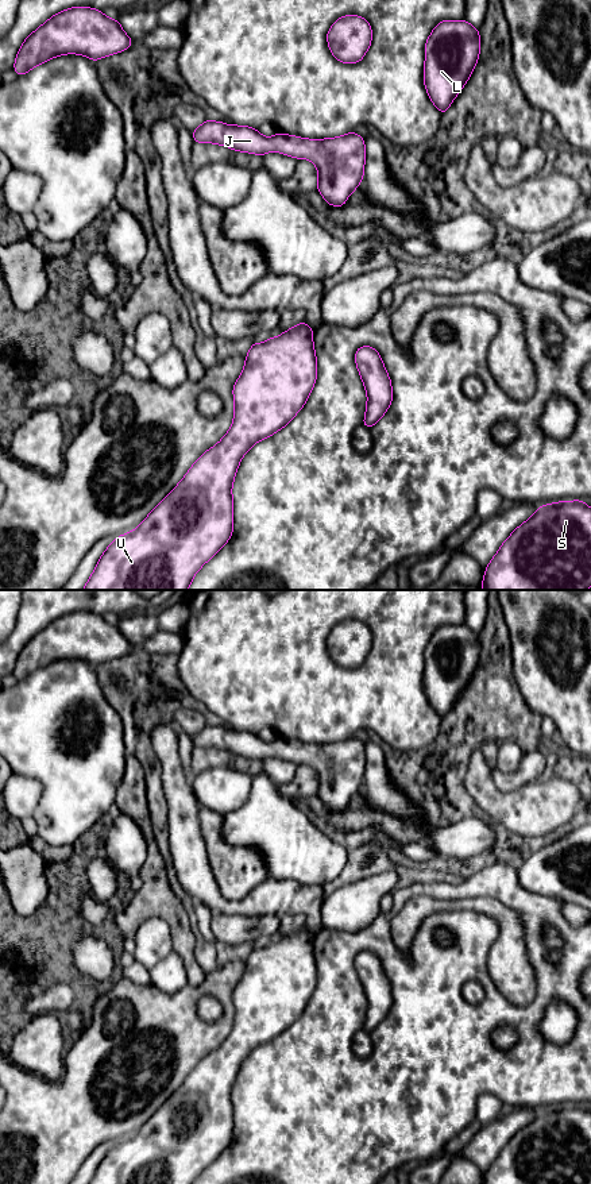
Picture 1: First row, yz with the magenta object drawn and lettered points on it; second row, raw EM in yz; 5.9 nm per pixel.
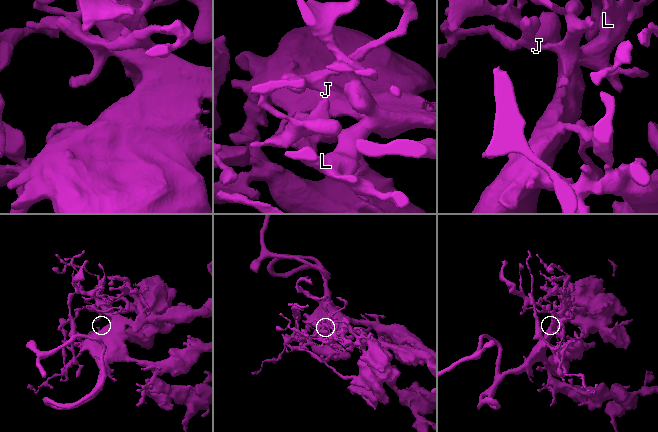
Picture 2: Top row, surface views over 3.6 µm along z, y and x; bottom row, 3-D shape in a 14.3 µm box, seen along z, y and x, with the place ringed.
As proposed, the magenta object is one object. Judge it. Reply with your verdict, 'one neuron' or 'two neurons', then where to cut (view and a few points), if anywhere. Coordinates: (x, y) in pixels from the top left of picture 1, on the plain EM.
one neuron; cut none

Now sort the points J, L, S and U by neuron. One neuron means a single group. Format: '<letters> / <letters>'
J L S U

